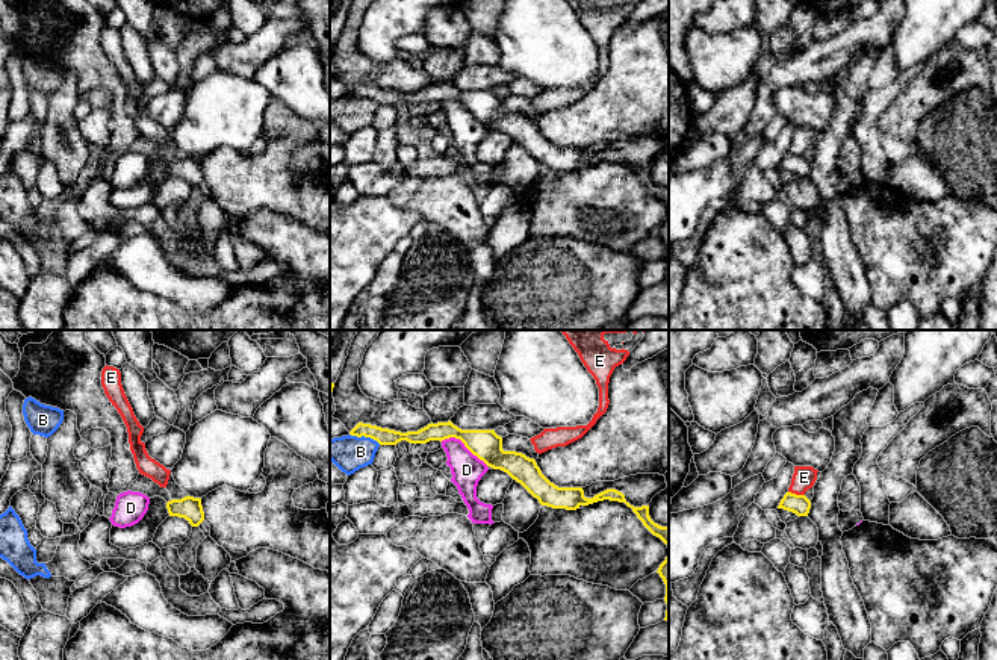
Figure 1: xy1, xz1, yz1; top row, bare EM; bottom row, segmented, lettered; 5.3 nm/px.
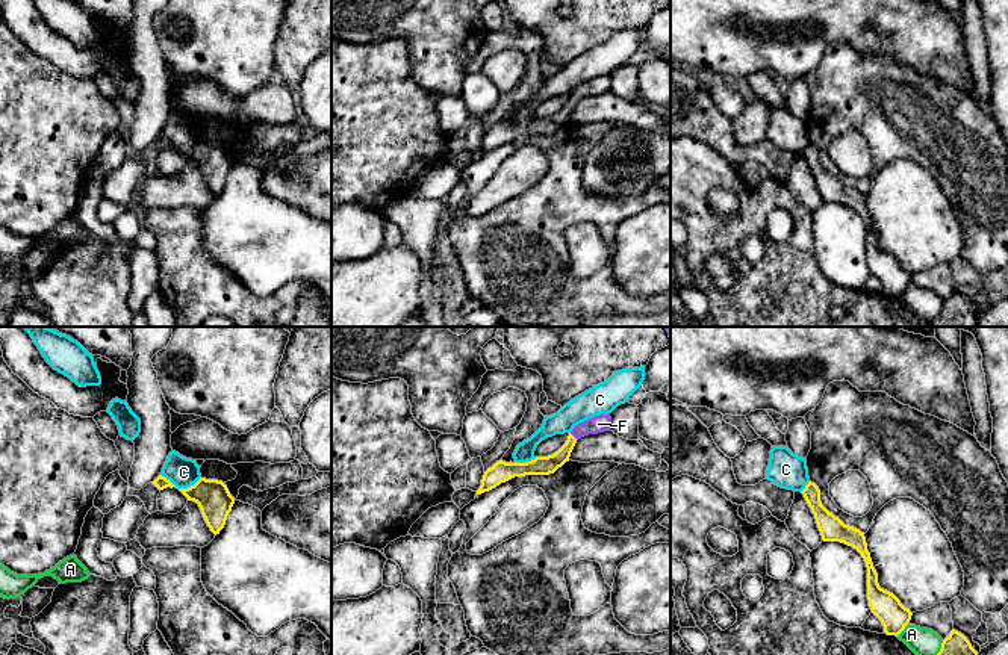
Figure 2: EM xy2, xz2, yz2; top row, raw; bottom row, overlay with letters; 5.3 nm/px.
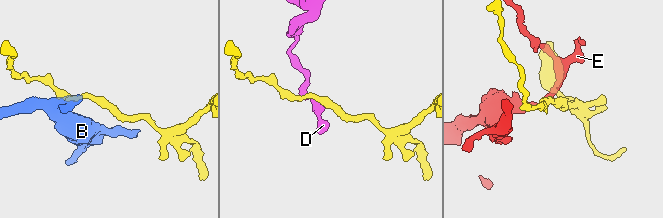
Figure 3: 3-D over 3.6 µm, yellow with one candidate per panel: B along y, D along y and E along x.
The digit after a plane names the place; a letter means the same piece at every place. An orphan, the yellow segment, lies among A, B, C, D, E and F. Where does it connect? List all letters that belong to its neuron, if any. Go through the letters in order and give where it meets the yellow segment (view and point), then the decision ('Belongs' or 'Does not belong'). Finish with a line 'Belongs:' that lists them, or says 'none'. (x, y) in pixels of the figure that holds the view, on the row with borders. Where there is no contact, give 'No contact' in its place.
A: Touches yellow at yz2 (902, 630). Does not belong
B: Touches yellow at xz1 (365, 436). Does not belong
C: Touches yellow at xy2 (180, 489). Does not belong
D: Touches yellow at xz1 (465, 445). Does not belong
E: Touches yellow at yz1 (795, 494). Does not belong
F: Touches yellow at xz2 (572, 436). Belongs
Belongs: F

